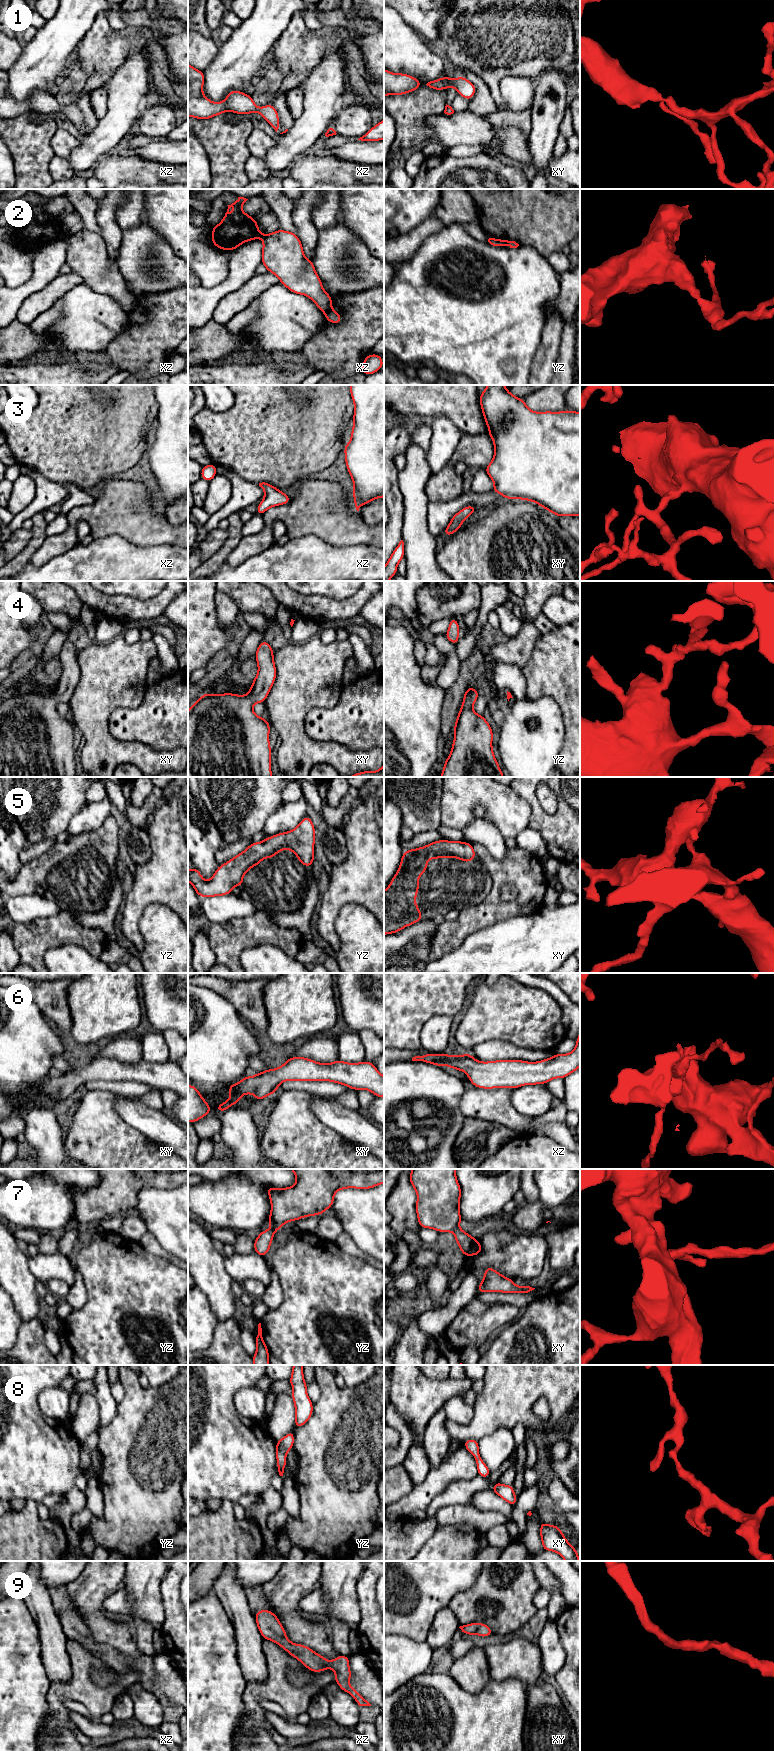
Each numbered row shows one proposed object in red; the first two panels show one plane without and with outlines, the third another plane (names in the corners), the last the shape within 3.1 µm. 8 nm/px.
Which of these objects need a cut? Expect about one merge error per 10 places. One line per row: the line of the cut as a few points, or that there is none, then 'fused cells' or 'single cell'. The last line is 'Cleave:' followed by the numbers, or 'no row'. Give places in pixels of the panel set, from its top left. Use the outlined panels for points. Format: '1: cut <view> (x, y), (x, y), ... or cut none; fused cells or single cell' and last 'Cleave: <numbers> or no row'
1: cut none; single cell
2: cut xz (330, 308), (325, 313); fused cells
3: cut none; single cell
4: cut none; single cell
5: cut none; single cell
6: cut none; single cell
7: cut none; single cell
8: cut none; single cell
9: cut none; single cell
Cleave: 2

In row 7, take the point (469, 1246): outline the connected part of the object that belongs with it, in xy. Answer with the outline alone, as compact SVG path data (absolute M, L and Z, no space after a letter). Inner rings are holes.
M412 1169L410 1183L417 1192L416 1213L421 1228L432 1228L438 1232L453 1232L455 1242L464 1256L474 1256L482 1252L478 1239L459 1228L462 1221L459 1204L461 1187L456 1179L456 1169Z

